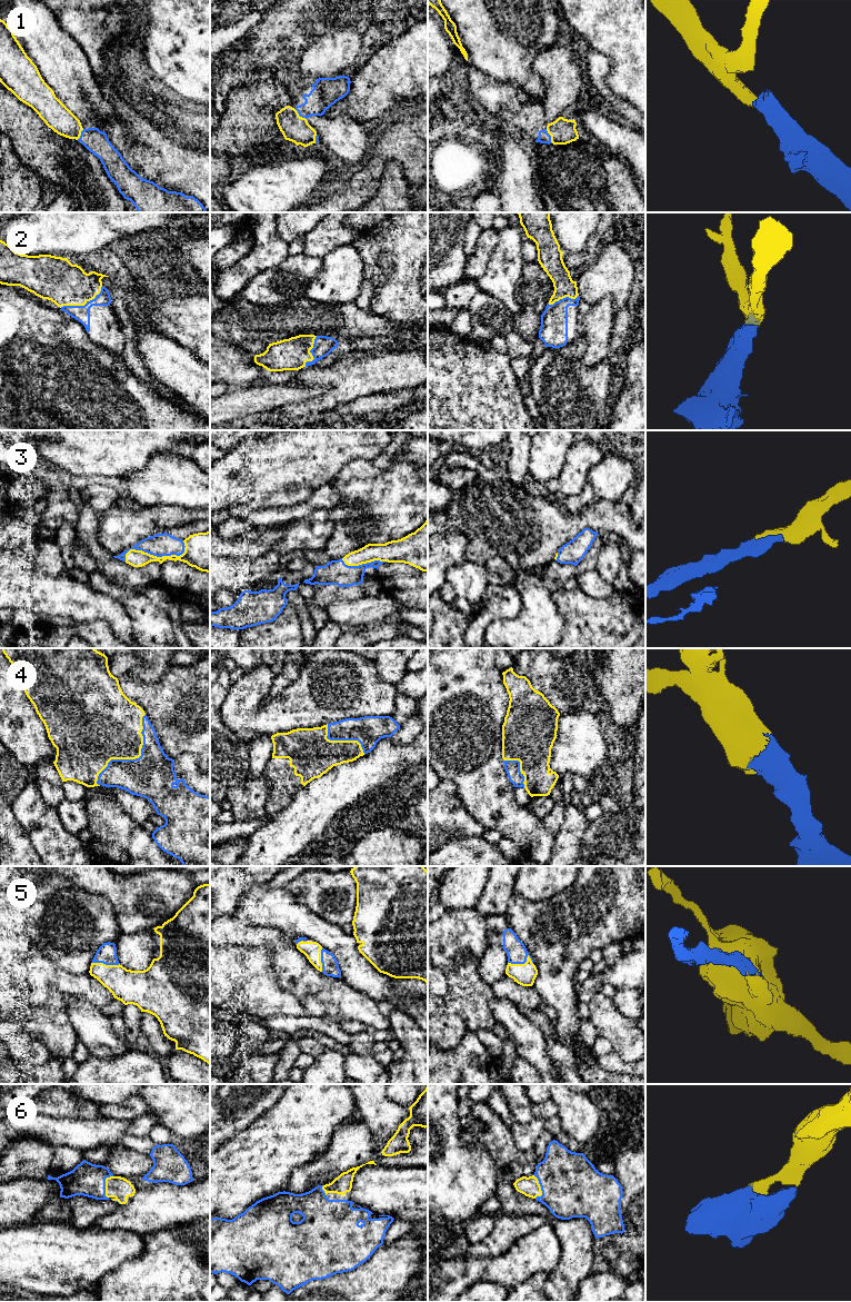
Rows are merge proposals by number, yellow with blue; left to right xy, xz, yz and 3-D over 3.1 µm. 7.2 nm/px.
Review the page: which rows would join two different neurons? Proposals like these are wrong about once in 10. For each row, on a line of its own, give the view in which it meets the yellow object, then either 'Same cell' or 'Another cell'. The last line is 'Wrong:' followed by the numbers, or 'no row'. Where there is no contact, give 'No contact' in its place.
1: Touches yellow in yz. Same cell
2: Touches yellow in xy. Same cell
3: Touches yellow in xy. Same cell
4: Touches yellow in xy. Same cell
5: Touches yellow in yz. Same cell
6: Touches yellow in xy. Same cell
Wrong: no row

